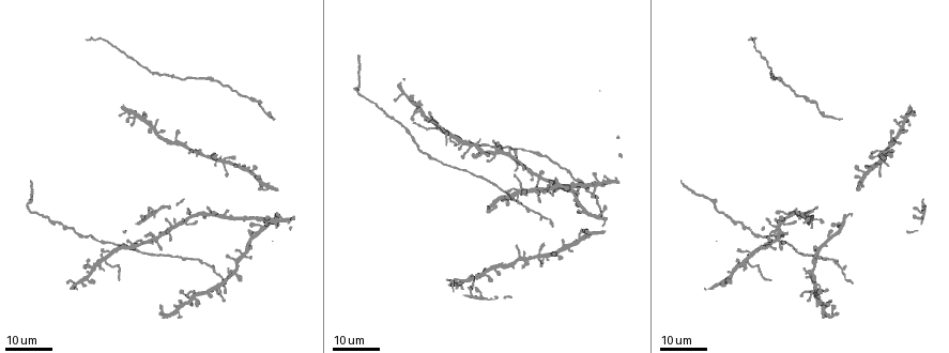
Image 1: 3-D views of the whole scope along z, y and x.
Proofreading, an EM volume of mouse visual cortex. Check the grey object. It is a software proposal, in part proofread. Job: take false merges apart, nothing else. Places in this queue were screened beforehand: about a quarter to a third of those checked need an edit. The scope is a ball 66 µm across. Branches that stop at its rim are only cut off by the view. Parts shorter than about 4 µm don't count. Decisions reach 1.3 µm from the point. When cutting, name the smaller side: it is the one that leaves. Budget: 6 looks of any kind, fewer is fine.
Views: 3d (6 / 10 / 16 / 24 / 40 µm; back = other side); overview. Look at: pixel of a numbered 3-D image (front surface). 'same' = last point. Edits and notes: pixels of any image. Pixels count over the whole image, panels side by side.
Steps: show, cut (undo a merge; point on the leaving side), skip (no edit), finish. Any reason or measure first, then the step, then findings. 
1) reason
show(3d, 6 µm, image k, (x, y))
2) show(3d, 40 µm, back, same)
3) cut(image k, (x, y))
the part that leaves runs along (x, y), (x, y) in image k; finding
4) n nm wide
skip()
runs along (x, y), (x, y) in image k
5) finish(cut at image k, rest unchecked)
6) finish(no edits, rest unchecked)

two arms in line, one across
show(3d, 16 µm, image 1, (265, 220))

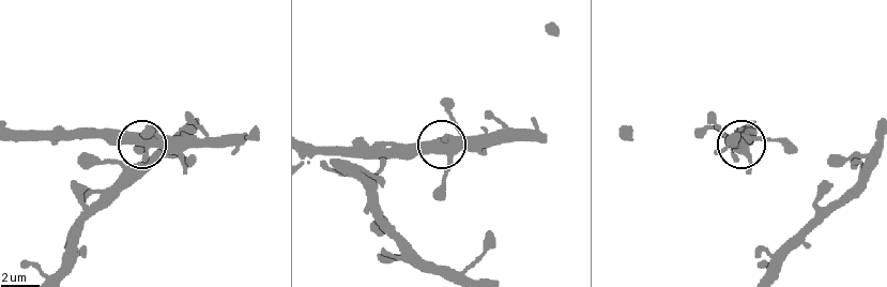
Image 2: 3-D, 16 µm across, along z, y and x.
closer look
show(3d, 10 µm, image 2, (142, 144))

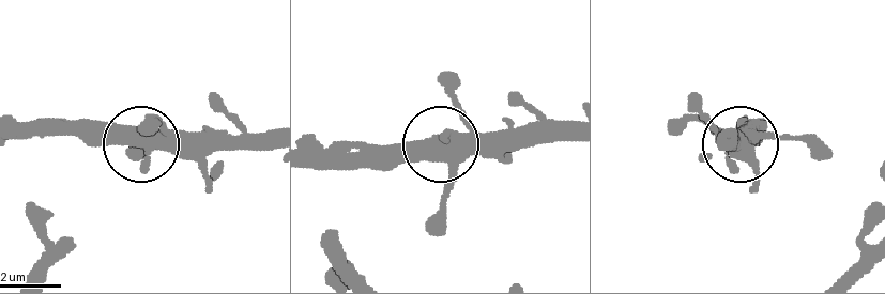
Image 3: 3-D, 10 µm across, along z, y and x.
3 arms
skip()
continuous, no second cell

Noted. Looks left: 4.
four or more arms meet
show(3d, 16 µm, image 1, (787, 215))

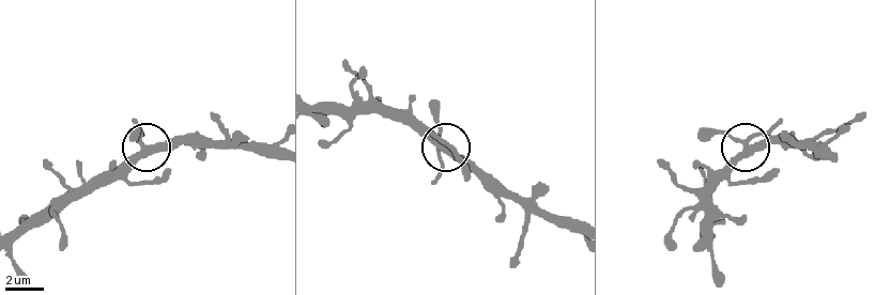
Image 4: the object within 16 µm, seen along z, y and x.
closer look
show(3d, 10 µm, image 4, (142, 144))

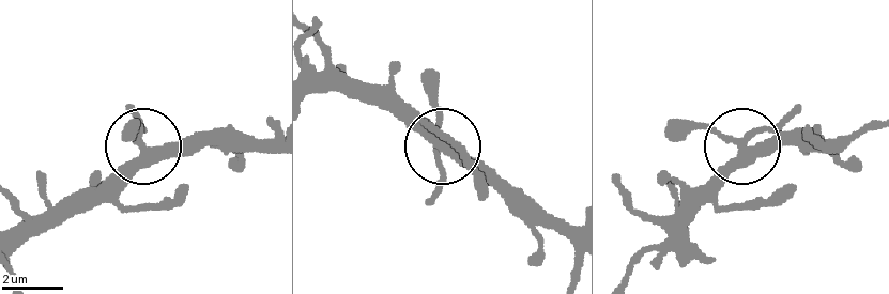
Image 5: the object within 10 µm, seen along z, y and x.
4 arms
cut(image 5, (437, 184))
the part that leaves runs along (439, 145), (439, 94), (426, 74) in image 5; a second cell is stuck on

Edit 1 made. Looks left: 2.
finish(cut at image 5, rest unchecked)

